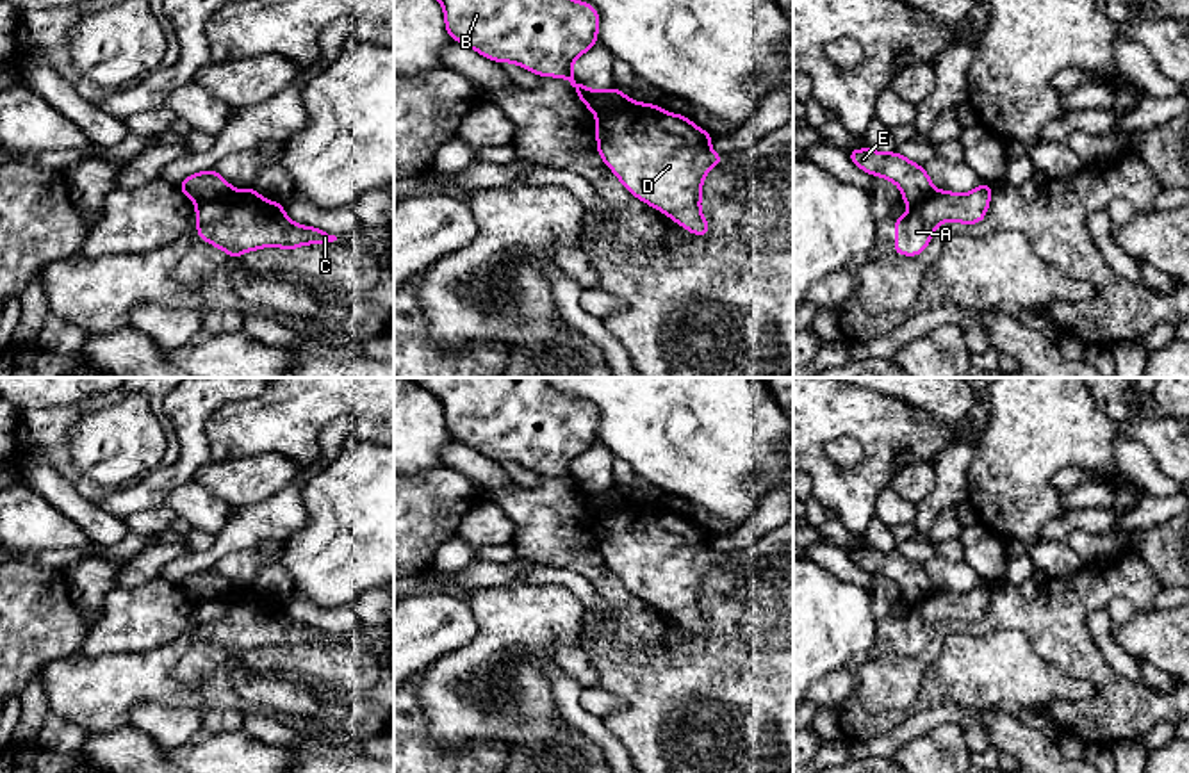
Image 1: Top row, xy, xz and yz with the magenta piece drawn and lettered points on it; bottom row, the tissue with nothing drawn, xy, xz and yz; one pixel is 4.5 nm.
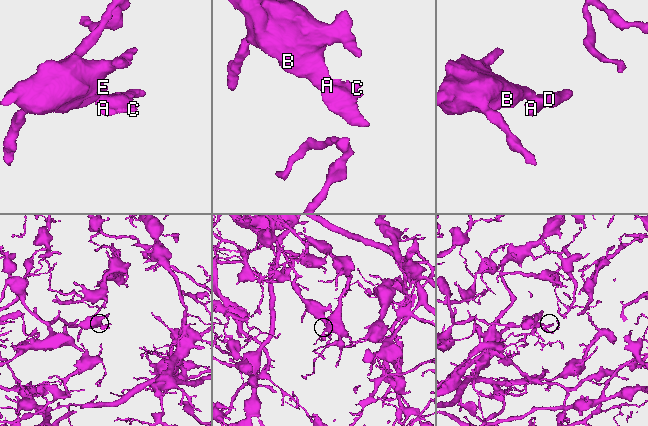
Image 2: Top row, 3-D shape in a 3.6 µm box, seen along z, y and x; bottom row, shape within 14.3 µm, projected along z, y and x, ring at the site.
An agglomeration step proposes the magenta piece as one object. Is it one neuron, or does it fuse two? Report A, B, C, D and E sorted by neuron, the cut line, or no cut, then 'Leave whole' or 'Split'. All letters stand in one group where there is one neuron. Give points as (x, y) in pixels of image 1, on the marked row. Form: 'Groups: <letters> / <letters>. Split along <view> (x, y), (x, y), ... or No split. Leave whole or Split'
Groups: A C D / B E. Split along xy (232, 189), (196, 205). Split

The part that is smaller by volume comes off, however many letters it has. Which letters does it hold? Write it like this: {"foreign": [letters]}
{"foreign": ["A", "C", "D"]}

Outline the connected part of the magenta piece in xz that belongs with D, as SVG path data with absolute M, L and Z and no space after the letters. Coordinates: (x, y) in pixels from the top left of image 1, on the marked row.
M627 100L595 123L597 151L622 185L644 203L661 210L685 230L708 237L709 224L701 214L702 178L726 162L709 148L713 135L688 118L652 103Z

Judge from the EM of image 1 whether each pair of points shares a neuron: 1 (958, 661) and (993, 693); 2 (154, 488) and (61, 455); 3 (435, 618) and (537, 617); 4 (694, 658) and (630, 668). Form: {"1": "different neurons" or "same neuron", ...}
{"1": "same neuron", "2": "different neurons", "3": "different neurons", "4": "same neuron"}

